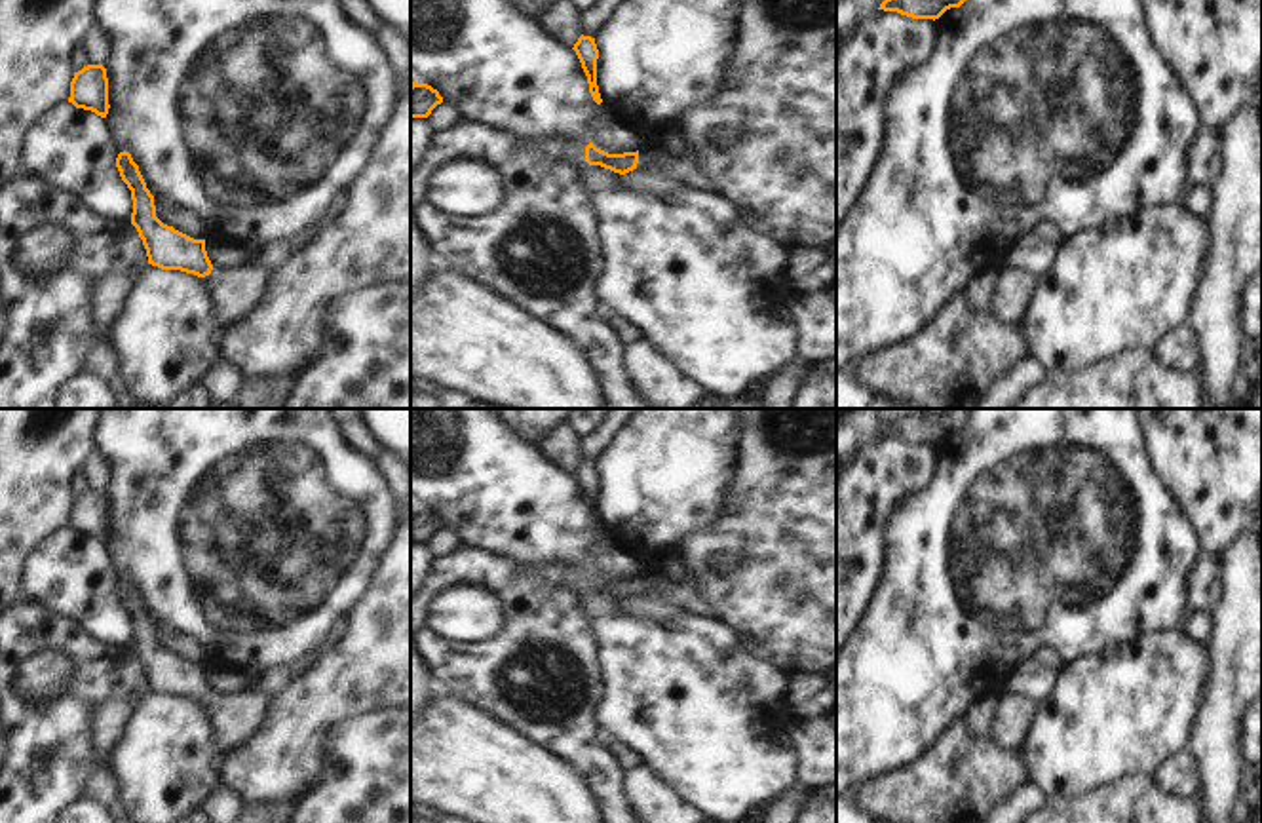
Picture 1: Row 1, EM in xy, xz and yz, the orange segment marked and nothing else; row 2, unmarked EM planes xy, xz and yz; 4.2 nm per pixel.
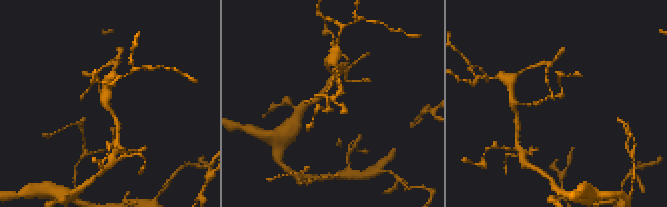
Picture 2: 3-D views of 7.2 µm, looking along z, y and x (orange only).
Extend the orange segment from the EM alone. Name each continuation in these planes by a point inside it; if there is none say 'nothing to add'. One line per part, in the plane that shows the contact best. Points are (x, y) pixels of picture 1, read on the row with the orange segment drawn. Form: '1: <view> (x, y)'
1: xz (687, 173)

